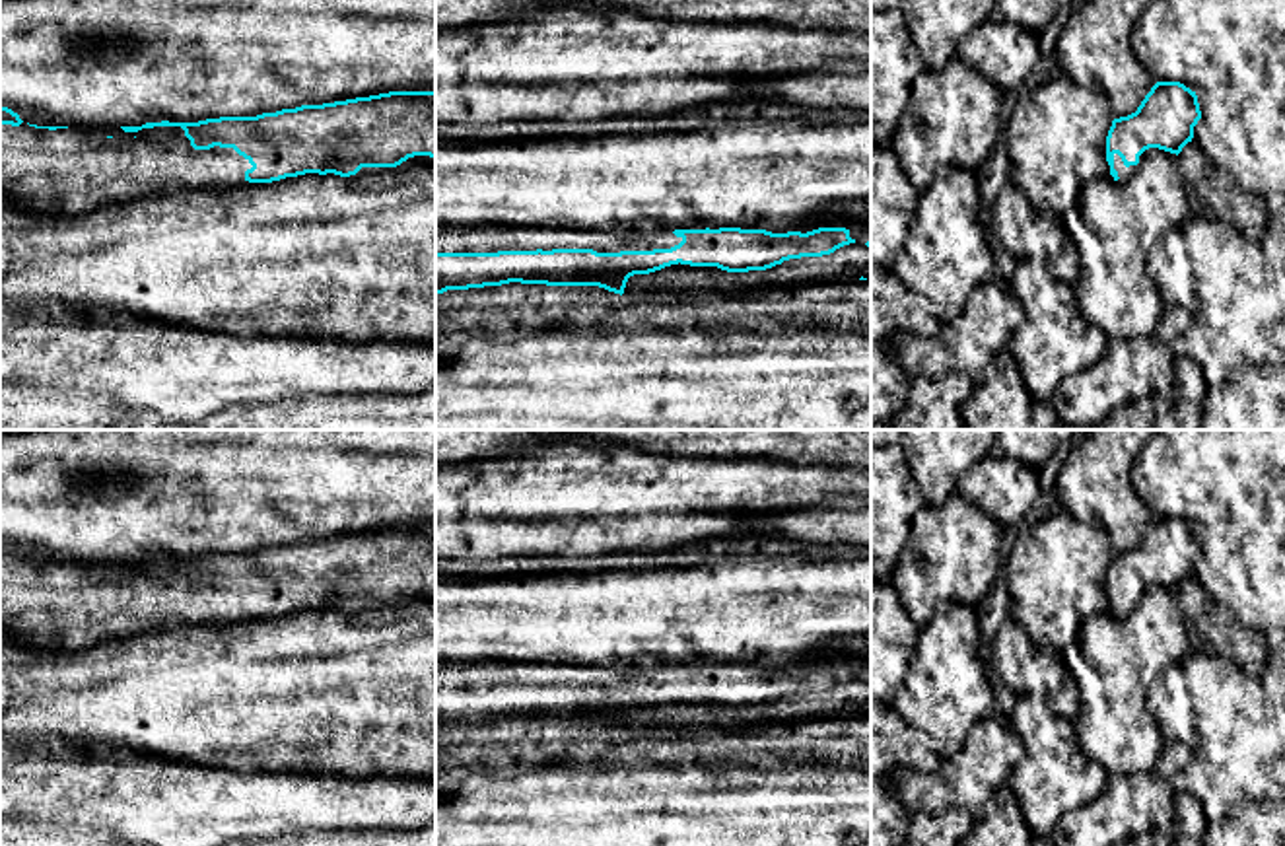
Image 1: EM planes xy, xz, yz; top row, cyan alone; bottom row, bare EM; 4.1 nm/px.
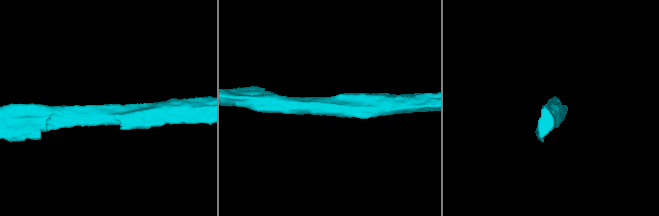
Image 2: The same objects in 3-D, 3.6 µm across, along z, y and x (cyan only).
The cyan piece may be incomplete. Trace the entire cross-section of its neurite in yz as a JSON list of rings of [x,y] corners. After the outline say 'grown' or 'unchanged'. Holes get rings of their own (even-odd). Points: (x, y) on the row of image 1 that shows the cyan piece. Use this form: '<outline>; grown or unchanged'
[[[1157,82],[1135,113],[1112,121],[1106,161],[1114,181],[1124,185],[1149,148],[1178,156],[1192,142],[1199,119],[1196,91],[1180,82]]]; grown

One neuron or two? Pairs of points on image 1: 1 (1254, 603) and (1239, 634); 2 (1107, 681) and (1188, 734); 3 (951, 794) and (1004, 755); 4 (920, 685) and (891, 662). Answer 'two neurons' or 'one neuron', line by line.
1: two neurons
2: two neurons
3: one neuron
4: two neurons

